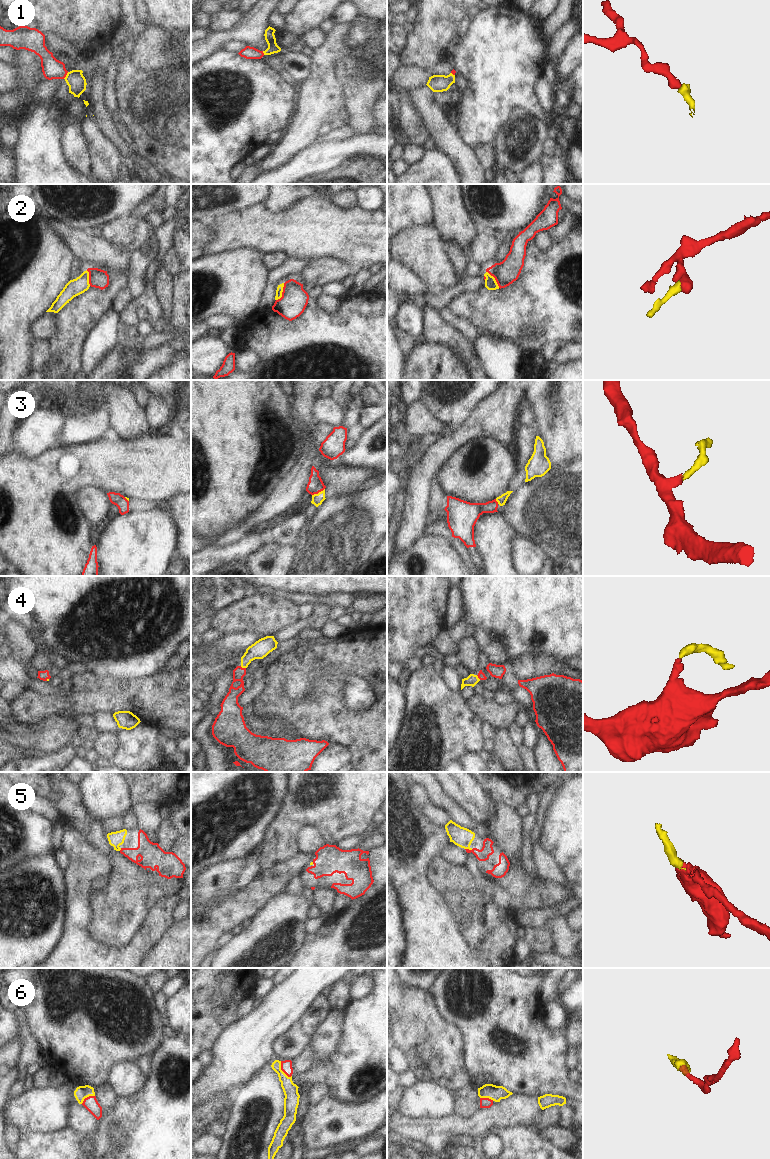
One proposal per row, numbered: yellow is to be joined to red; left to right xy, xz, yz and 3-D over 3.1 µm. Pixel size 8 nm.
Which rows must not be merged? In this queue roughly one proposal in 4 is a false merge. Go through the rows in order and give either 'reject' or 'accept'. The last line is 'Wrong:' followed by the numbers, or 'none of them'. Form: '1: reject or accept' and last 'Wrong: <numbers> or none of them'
1: accept
2: reject
3: accept
4: accept
5: accept
6: accept
Wrong: 2

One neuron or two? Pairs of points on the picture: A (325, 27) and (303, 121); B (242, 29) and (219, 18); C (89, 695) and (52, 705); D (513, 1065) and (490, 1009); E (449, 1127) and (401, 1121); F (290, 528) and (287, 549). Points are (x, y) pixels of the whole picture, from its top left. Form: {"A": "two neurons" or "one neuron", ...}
{"A": "two neurons", "B": "two neurons", "C": "one neuron", "D": "one neuron", "E": "one neuron", "F": "two neurons"}

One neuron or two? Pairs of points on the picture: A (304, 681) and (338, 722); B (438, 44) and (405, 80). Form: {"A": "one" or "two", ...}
{"A": "two", "B": "two"}

